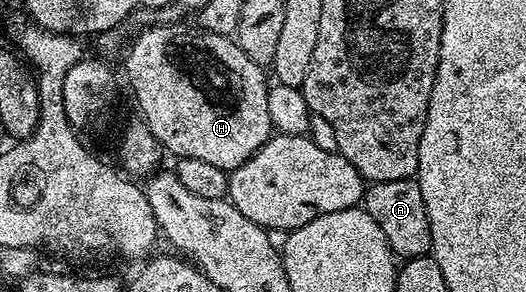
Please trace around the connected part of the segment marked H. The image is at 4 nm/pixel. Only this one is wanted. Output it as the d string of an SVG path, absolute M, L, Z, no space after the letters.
M149 26L128 45L125 56L125 76L129 79L129 88L133 91L133 100L141 111L140 119L151 130L158 144L166 153L174 152L174 157L190 156L200 158L202 162L211 162L226 170L237 168L247 158L251 158L274 135L275 125L267 110L267 94L271 87L267 72L262 65L251 62L247 54L237 44L236 39L220 36L214 32L201 30L201 94L195 92L159 54L159 38L167 36L165 26Z

